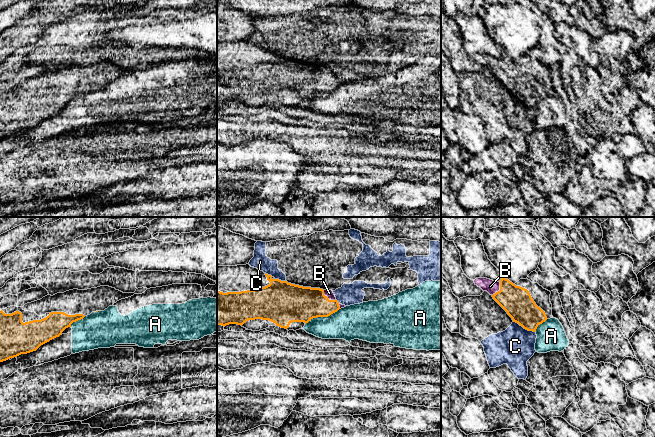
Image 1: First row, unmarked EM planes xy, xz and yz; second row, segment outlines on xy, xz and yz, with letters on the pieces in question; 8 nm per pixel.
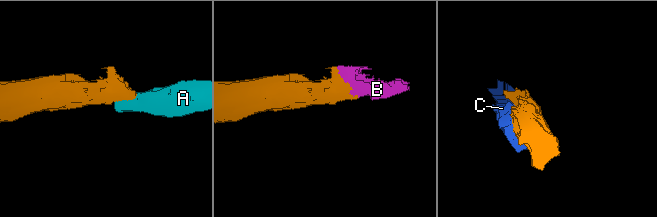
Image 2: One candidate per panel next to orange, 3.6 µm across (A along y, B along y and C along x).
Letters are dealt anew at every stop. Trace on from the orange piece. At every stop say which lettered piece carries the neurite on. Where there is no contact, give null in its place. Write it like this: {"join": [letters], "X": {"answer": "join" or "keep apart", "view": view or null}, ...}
{"join": ["B"], "A": {"answer": "keep apart", "view": "xz"}, "B": {"answer": "join", "view": "xz"}, "C": {"answer": "keep apart", "view": "yz"}}

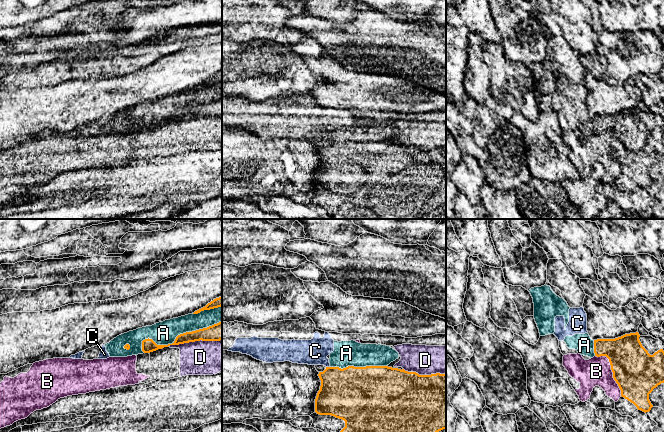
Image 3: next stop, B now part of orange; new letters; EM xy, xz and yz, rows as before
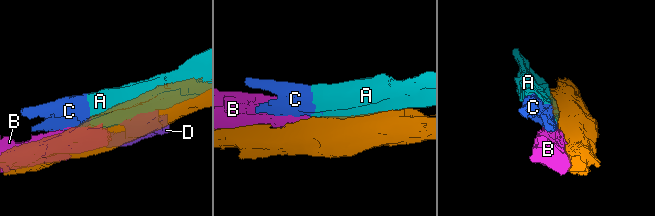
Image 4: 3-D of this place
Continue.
{"join": [], "A": {"answer": "keep apart", "view": "xy"}, "B": {"answer": "keep apart", "view": "yz"}, "C": {"answer": "keep apart", "view": "xz"}, "D": {"answer": "keep apart", "view": "xy"}}

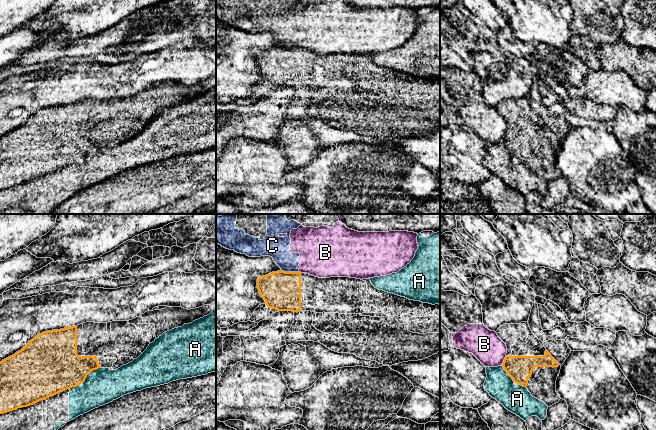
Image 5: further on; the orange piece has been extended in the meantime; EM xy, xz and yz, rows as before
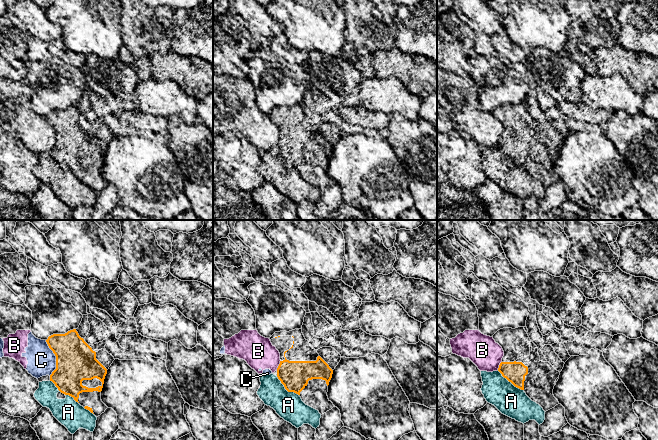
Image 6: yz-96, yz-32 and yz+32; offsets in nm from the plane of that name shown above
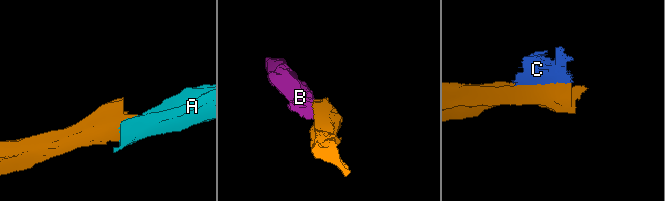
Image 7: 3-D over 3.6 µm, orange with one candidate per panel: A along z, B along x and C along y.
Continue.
{"join": [], "A": {"answer": "keep apart", "view": "xy"}, "B": {"answer": "keep apart", "view": "yz"}, "C": {"answer": "keep apart", "view": "xz"}}

